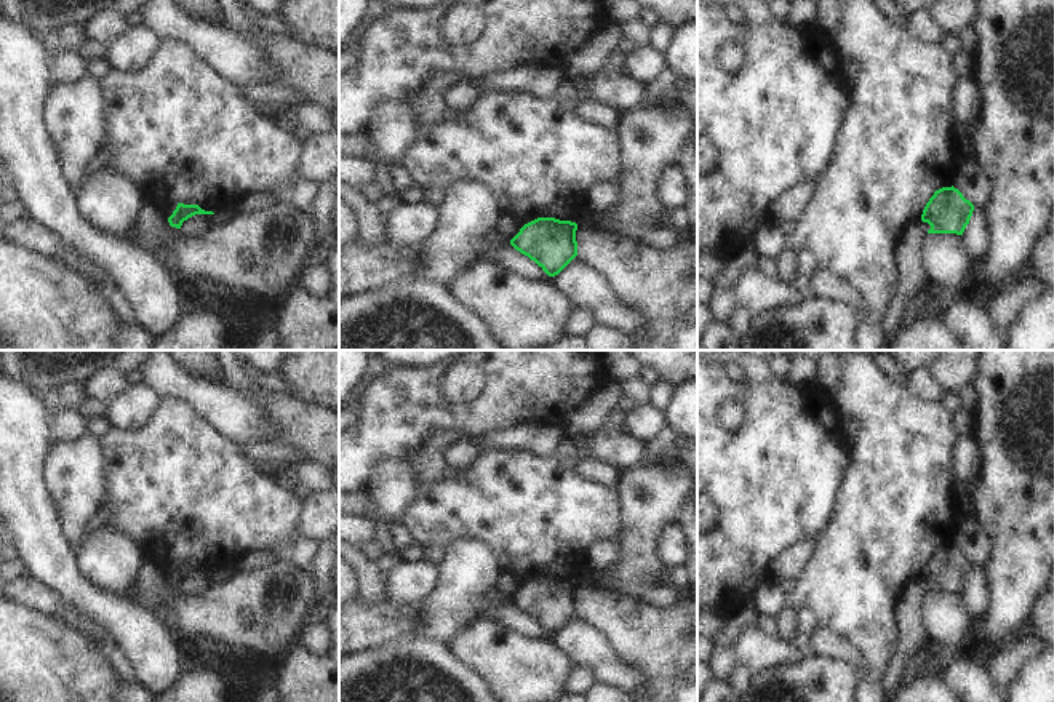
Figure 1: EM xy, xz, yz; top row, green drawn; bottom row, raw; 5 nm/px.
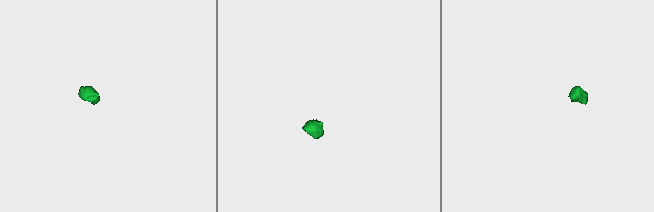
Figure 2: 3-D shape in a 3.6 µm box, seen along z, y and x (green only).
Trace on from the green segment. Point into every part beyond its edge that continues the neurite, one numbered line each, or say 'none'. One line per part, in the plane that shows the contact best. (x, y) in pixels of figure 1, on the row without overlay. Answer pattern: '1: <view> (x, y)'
1: xy (197, 584)

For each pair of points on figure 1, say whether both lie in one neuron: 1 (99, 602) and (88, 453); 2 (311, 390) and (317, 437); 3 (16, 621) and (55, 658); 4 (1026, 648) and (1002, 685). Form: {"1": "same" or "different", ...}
{"1": "different", "2": "different", "3": "same", "4": "same"}

